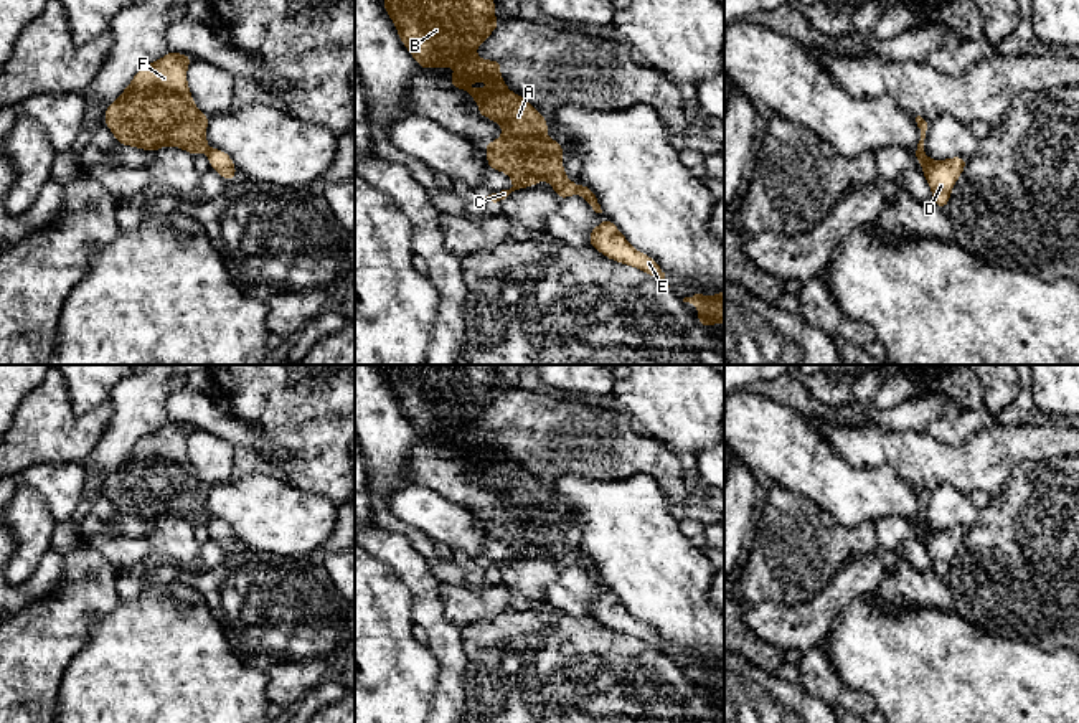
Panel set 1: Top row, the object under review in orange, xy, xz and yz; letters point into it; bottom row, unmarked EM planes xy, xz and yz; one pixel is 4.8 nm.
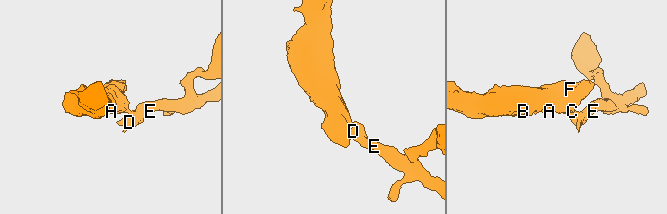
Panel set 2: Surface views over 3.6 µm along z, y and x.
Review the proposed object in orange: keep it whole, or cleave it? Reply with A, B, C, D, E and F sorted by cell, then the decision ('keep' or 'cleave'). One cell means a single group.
A B C F / D E; cleave

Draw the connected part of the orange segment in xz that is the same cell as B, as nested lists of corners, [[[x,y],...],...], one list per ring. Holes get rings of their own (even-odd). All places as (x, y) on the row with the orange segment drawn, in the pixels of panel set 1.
[[[383,0],[383,7],[393,20],[396,31],[417,61],[419,68],[452,68],[459,66],[457,73],[450,74],[450,84],[478,102],[478,112],[483,117],[503,127],[503,134],[483,144],[487,152],[487,165],[493,170],[507,173],[513,180],[510,190],[495,191],[485,196],[488,201],[505,200],[511,191],[528,188],[541,180],[548,180],[559,200],[577,195],[574,185],[564,173],[561,154],[566,149],[546,135],[548,120],[526,101],[526,97],[511,92],[503,78],[498,59],[488,61],[475,56],[475,50],[485,41],[493,30],[502,23],[493,17],[493,0]],[[485,81],[492,89],[465,89],[465,83]]]

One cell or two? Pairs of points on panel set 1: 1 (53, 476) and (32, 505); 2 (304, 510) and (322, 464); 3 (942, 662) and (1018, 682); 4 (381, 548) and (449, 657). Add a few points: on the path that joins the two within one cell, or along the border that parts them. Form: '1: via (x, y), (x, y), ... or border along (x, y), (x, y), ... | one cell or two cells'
1: border along (18, 484), (33, 487), (56, 522) | two cells
2: border along (277, 472), (291, 484), (322, 494), (337, 505) | two cells
3: via (961, 680), (1000, 682) | one cell
4: via (409, 571), (423, 585), (426, 608), (439, 629) | one cell

